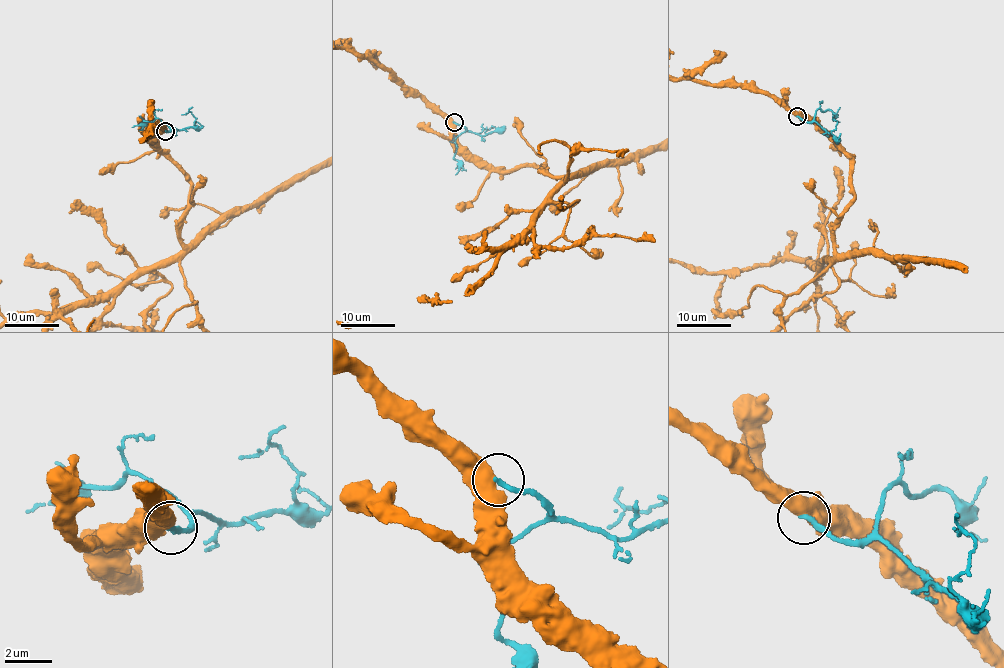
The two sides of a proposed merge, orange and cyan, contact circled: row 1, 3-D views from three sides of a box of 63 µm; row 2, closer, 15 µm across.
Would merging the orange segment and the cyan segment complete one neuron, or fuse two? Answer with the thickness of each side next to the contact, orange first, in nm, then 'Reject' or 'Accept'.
Thickness 550 nm (orange) against 240 nm. Reject

